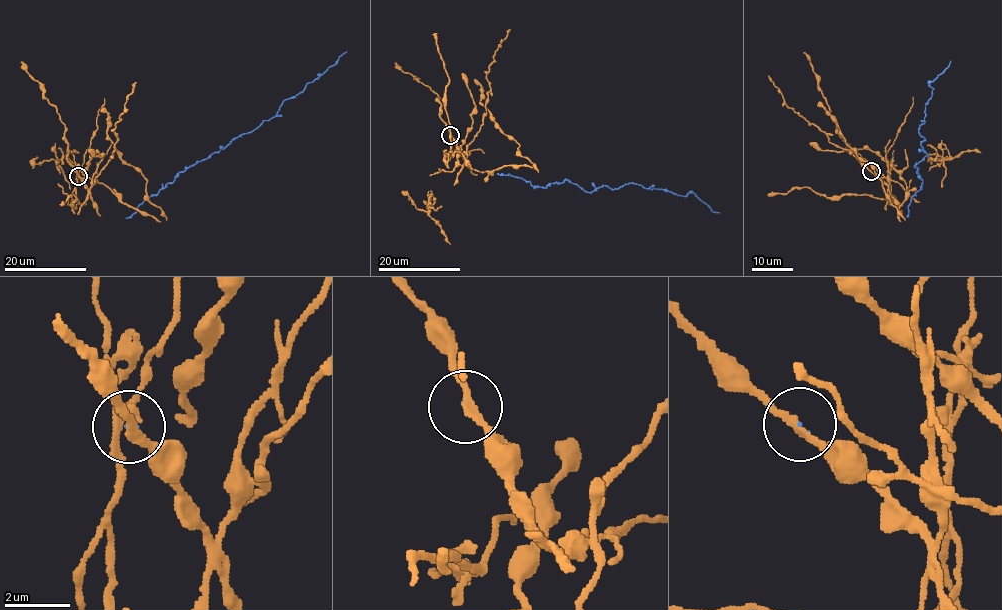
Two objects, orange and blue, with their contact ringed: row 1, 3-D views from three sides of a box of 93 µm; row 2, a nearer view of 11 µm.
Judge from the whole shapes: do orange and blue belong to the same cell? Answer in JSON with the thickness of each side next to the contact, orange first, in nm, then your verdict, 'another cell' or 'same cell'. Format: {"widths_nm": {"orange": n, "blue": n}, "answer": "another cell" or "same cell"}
{"widths_nm": {"orange": 240, "blue": 50}, "answer": "another cell"}

